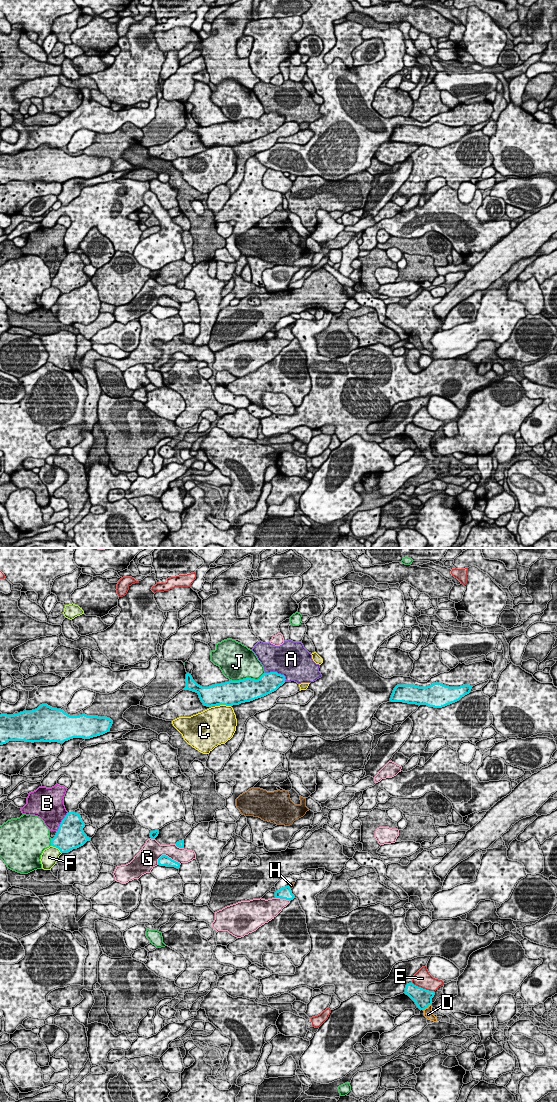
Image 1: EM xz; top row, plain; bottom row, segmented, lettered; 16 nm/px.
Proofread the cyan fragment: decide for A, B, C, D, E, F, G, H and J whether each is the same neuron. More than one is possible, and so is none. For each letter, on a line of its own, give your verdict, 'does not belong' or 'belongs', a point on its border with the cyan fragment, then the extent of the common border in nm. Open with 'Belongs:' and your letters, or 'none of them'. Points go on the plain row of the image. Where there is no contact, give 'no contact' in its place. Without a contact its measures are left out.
Belongs: D
A: does not belong | xz (276, 112) | 380 nm
B: does not belong | xz (61, 262) | 360 nm
C: does not belong | xz (224, 144) | 200 nm
D: belongs | xz (426, 447) | 160 nm
E: does not belong | xz (422, 428) | 420 nm
F: does not belong | xz (57, 287) | 220 nm
G: does not belong | xz (168, 297) | 400 nm
H: does not belong | xz (289, 327) | 80 nm
J: does not belong | xz (247, 118) | 550 nm

